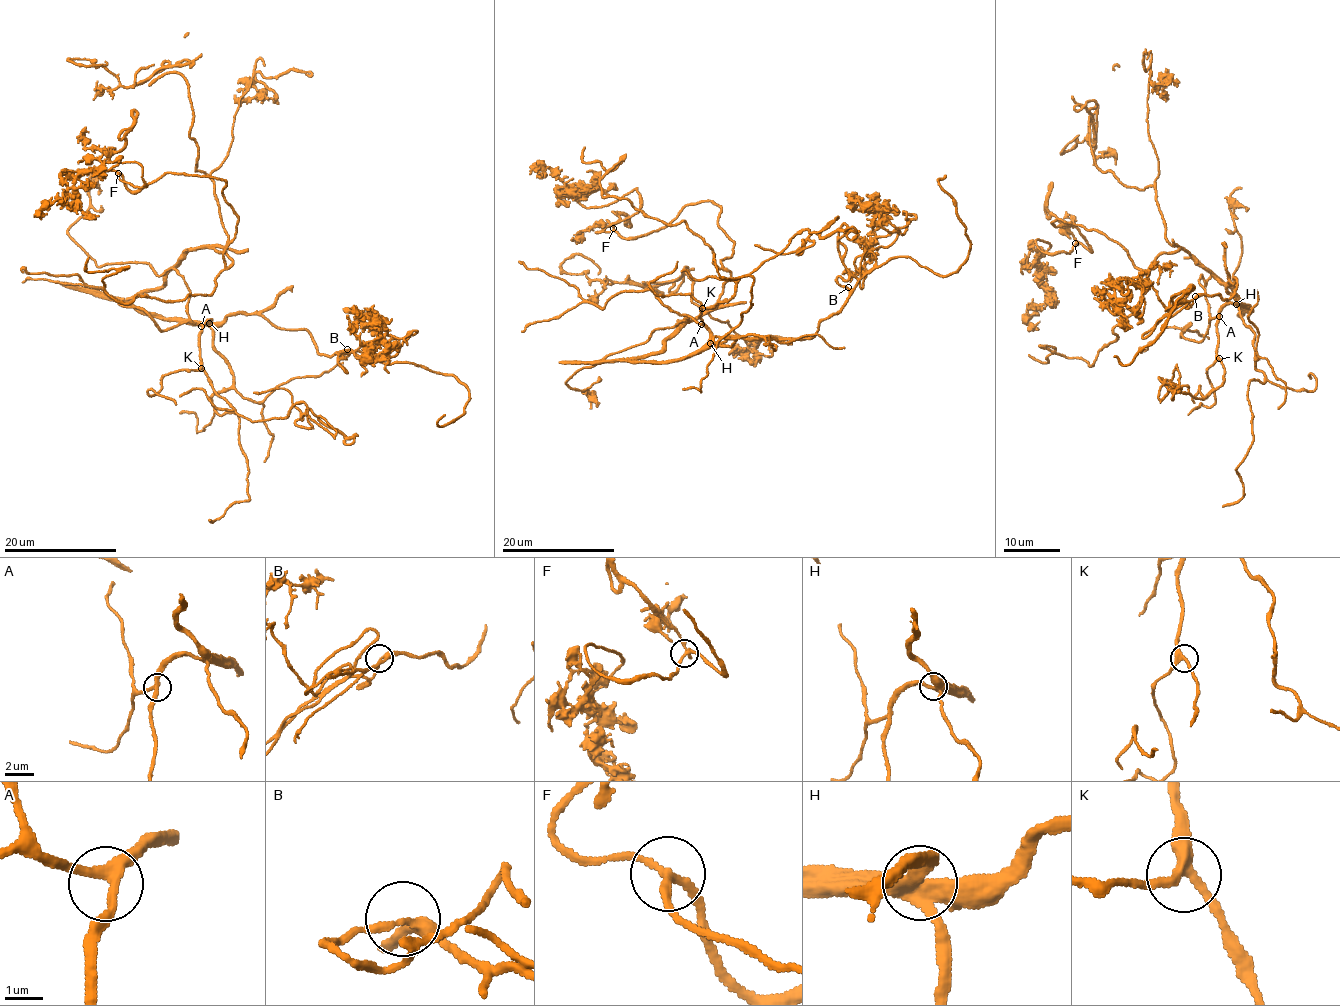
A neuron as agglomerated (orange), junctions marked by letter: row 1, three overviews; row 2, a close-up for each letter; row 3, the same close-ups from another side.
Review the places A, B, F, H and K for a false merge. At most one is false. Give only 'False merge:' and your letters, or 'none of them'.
False merge: none of them

